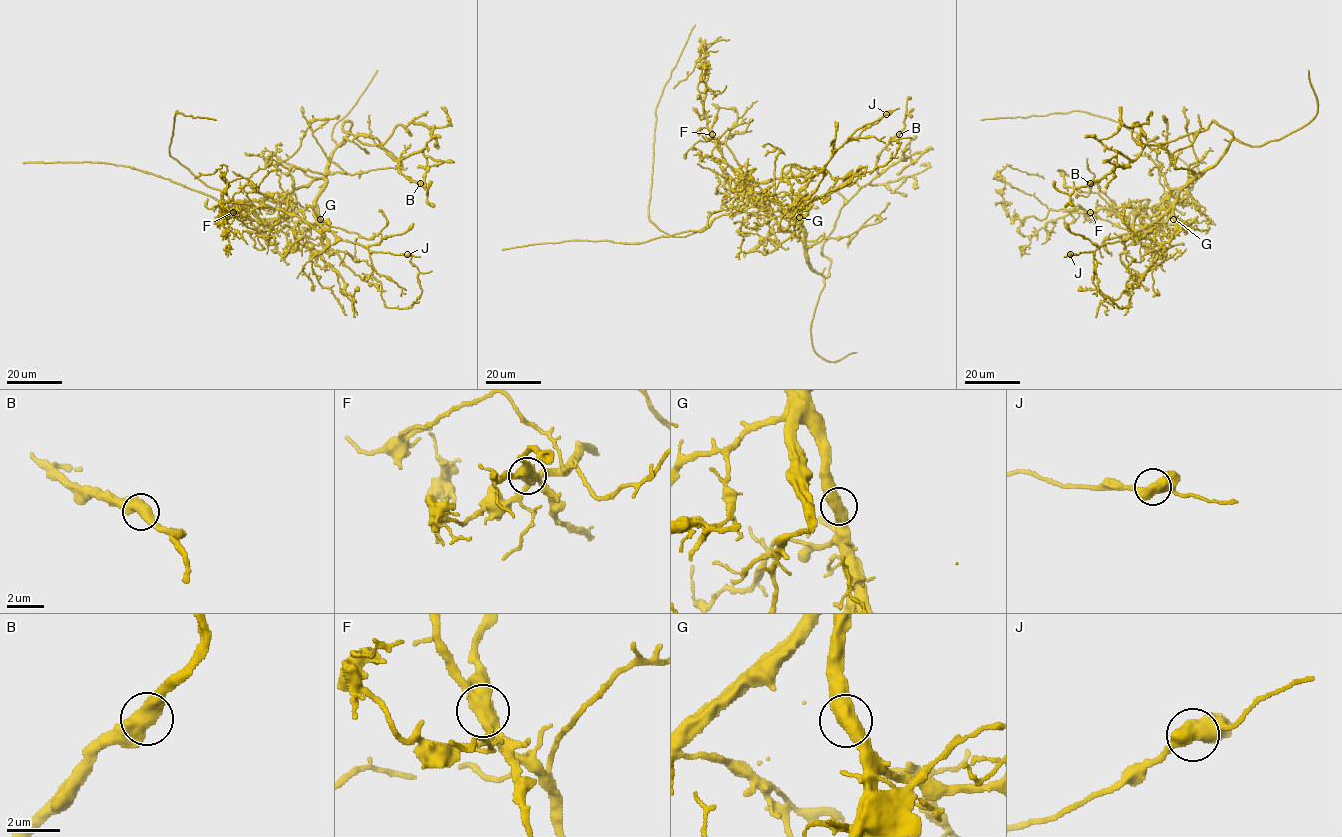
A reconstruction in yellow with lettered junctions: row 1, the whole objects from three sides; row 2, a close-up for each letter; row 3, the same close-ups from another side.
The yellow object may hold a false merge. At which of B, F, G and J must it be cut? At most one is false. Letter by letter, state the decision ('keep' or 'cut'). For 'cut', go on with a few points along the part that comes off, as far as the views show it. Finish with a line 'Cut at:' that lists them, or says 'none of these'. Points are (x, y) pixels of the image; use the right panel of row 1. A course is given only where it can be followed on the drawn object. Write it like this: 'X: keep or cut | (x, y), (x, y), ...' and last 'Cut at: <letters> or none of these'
B: keep
F: cut | (1091, 212), (1112, 209), (1129, 223), (1160, 226), (1192, 185), (1191, 171), (1159, 144), (1080, 111), (981, 120)
G: keep
J: keep
Cut at: F

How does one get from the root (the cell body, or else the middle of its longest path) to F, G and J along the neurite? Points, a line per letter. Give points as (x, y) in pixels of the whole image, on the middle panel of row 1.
F: (764, 204), (743, 202), (744, 187), (717, 148), (711, 135)
G: (764, 204), (763, 209), (770, 217), (799, 217)
J: (764, 204), (763, 209), (770, 217), (791, 217), (798, 193), (832, 155), (856, 130), (886, 114)

